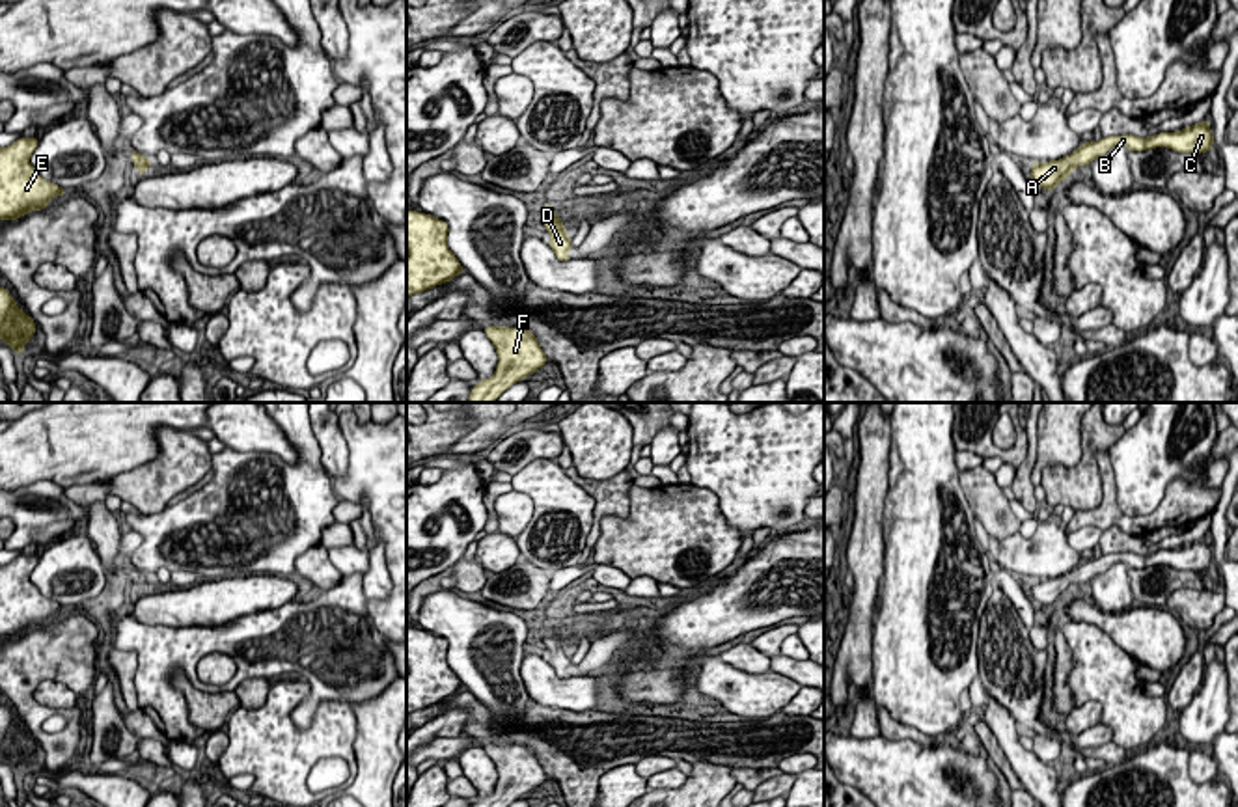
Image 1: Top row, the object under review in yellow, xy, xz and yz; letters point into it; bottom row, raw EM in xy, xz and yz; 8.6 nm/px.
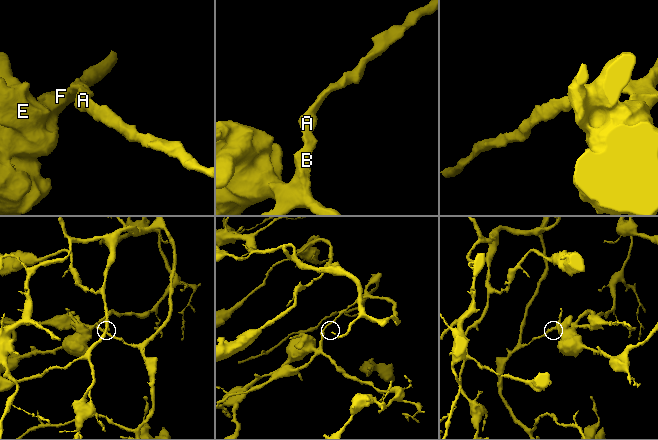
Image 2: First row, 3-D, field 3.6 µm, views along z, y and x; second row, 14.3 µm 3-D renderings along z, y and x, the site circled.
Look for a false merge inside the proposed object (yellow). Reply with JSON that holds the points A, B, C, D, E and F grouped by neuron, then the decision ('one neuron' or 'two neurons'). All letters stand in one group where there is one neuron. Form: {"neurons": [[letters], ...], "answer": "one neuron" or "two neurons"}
{"neurons": [["A", "B", "C", "D", "E", "F"]], "answer": "one neuron"}

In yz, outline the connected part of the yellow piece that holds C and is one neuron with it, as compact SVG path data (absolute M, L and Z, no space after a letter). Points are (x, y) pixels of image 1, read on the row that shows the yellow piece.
M1203 121L1175 132L1158 132L1139 138L1132 134L1107 136L1098 142L1087 140L1068 157L1050 162L1031 164L1031 181L1040 185L1044 192L1053 190L1061 181L1072 175L1078 166L1089 166L1094 158L1106 155L1115 145L1124 145L1128 151L1147 151L1167 147L1176 153L1208 153L1212 151L1214 136L1210 121Z

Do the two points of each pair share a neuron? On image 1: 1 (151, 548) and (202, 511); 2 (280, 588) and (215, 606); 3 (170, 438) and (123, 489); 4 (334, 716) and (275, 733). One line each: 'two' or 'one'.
1: one
2: one
3: one
4: one

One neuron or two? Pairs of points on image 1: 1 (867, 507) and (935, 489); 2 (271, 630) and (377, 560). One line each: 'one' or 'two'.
1: two
2: two

